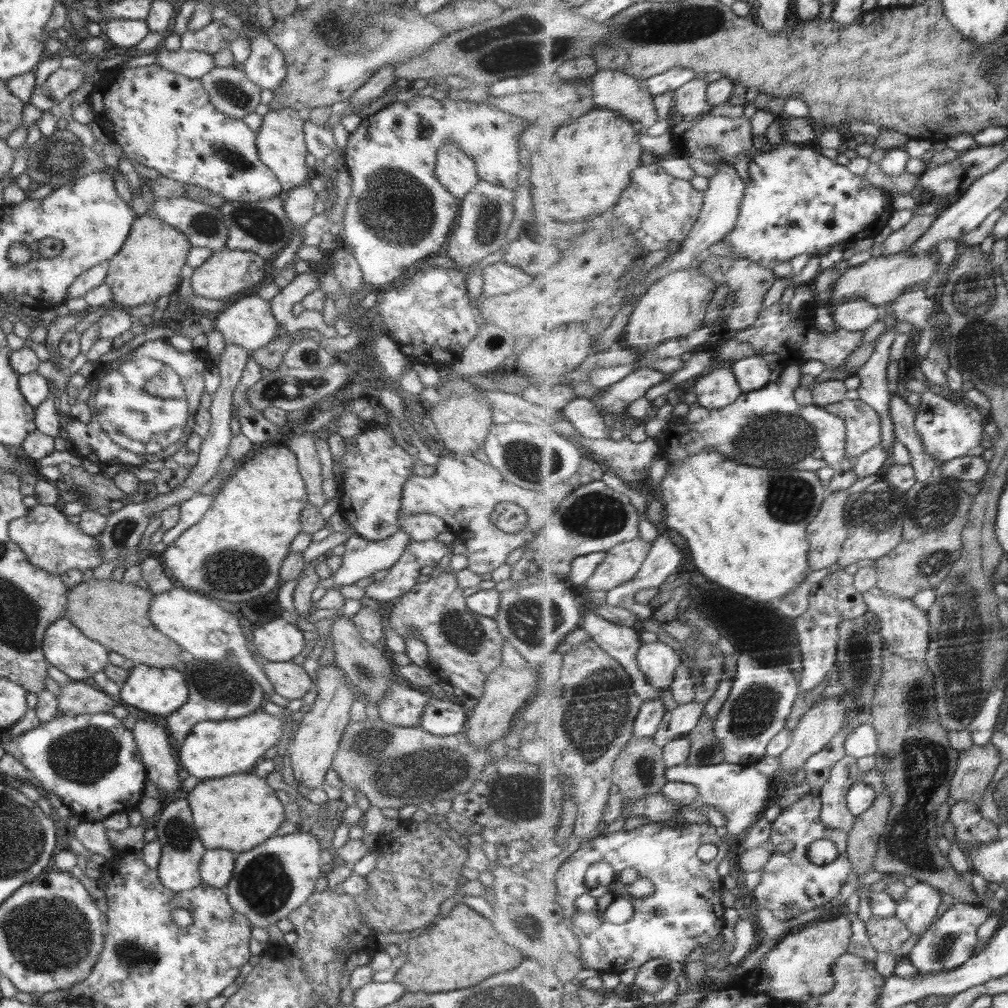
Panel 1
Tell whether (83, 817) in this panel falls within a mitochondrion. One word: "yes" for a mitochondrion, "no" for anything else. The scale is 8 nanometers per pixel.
no

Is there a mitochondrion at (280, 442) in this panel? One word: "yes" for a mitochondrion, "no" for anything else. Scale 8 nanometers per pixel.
no

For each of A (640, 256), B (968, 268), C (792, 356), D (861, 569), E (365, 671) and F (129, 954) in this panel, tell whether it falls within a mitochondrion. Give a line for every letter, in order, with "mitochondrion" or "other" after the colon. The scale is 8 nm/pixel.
A: other
B: mitochondrion
C: other
D: other
E: mitochondrion
F: mitochondrion

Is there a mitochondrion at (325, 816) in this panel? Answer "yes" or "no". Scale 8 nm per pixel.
no

